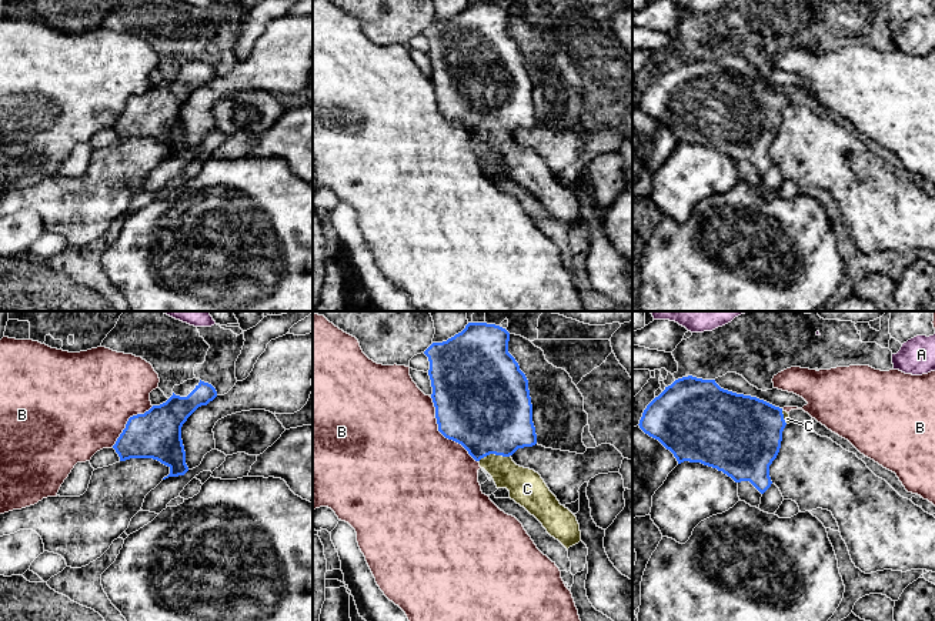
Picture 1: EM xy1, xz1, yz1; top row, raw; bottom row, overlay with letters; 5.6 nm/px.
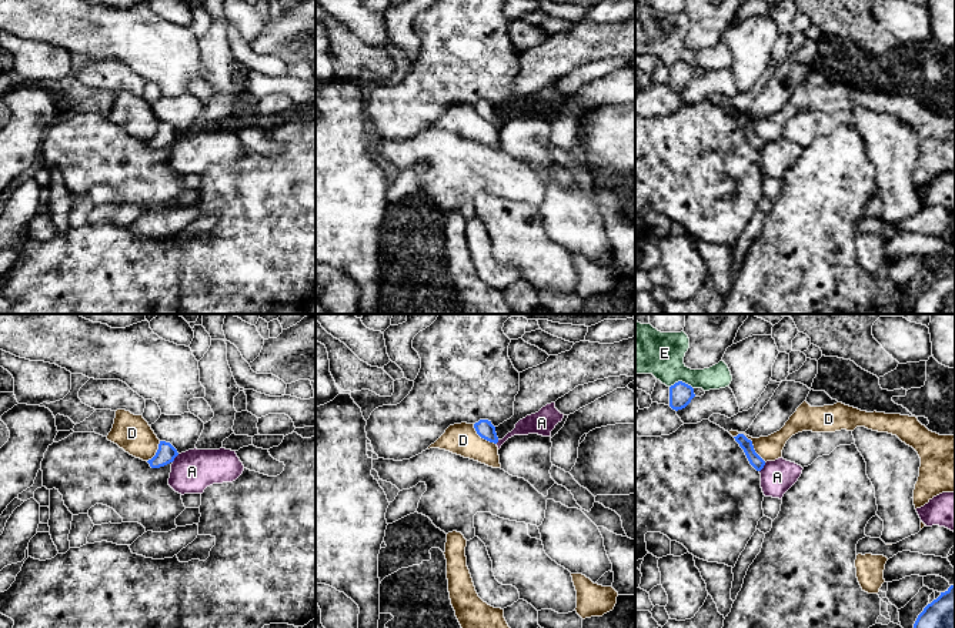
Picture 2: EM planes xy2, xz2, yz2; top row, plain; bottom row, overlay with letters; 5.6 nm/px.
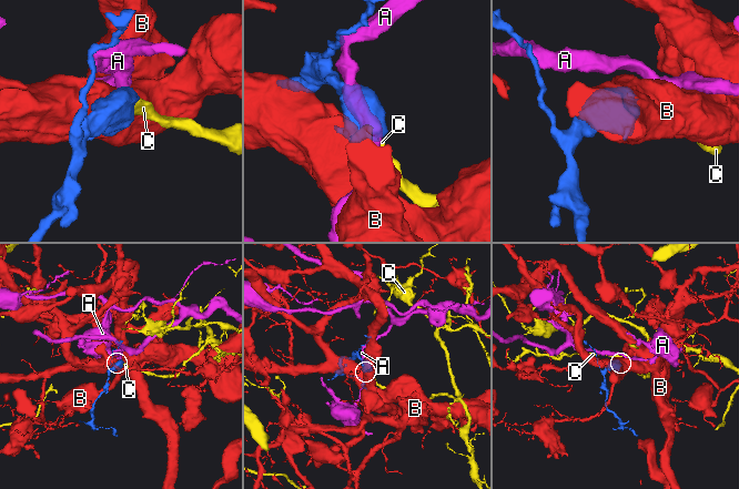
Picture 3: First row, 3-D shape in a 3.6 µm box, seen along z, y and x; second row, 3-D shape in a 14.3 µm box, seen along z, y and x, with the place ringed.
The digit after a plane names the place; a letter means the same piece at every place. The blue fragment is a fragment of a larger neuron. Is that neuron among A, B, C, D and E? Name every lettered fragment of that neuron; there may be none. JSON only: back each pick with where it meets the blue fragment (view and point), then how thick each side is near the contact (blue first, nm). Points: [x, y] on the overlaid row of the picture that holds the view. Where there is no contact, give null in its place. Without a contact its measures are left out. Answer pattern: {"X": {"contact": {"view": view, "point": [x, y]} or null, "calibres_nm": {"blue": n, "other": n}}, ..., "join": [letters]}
{"C": {"contact": {"view": "xz1", "point": [493, 453]}, "calibres_nm": {"blue": 480, "other": 190}}, "join": ["C"]}

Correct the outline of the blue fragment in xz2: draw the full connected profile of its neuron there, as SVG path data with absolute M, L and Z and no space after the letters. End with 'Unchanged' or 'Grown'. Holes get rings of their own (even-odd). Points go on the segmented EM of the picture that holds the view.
M480 420L478 422L474 424L474 428L481 438L494 444L498 442L495 427L491 424L491 421Z. Unchanged

